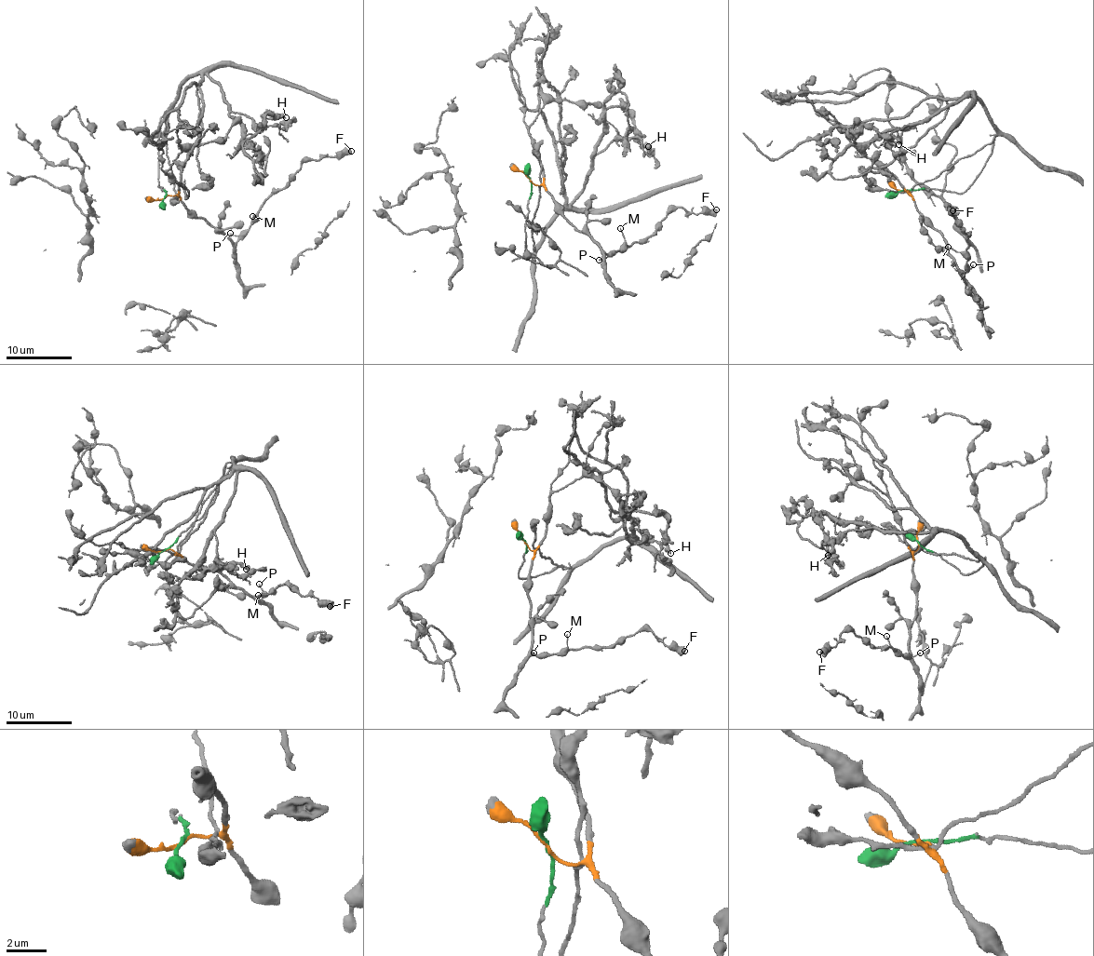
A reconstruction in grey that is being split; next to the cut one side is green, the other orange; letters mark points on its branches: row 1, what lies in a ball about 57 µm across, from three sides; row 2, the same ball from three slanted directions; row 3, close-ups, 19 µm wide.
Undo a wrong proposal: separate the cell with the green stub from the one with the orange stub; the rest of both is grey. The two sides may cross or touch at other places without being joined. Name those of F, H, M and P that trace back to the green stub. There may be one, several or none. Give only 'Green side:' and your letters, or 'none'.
Green side: H

